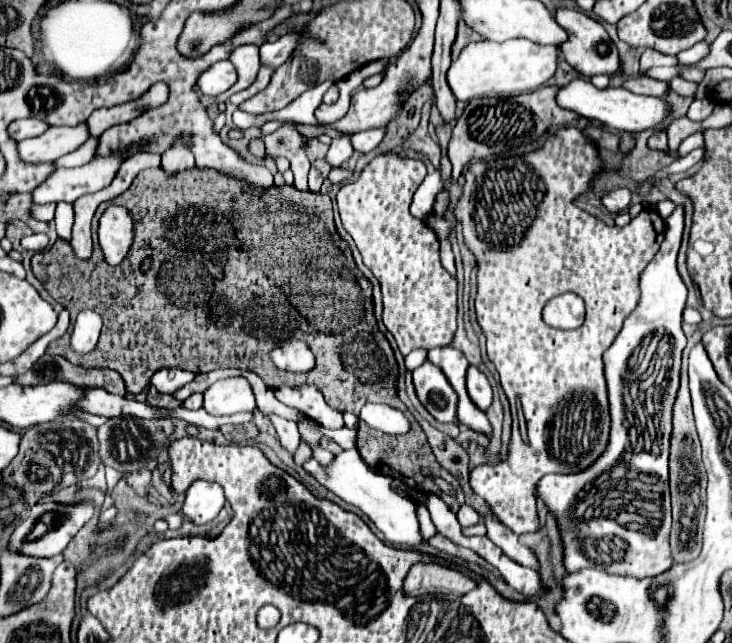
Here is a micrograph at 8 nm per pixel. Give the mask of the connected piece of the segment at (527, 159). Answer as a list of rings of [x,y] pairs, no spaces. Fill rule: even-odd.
[[[572,126],[558,128],[546,142],[532,152],[522,156],[494,158],[472,162],[466,172],[466,184],[462,196],[454,206],[454,216],[462,224],[464,244],[476,256],[478,262],[478,296],[476,314],[478,324],[486,336],[488,358],[500,374],[502,388],[506,392],[511,414],[512,431],[508,458],[500,464],[480,464],[470,472],[472,490],[488,502],[498,520],[508,526],[514,534],[526,534],[538,530],[536,516],[536,477],[546,474],[568,474],[582,472],[596,462],[596,456],[608,446],[610,412],[608,412],[608,390],[604,380],[602,354],[616,340],[624,320],[632,314],[640,302],[640,272],[656,256],[664,240],[664,220],[656,212],[642,212],[632,218],[624,228],[608,226],[600,218],[574,206],[576,196],[588,190],[588,184],[604,170],[598,144],[584,132]],[[574,292],[586,302],[586,322],[578,330],[556,330],[544,324],[542,308],[552,294]],[[592,394],[596,398],[600,418],[584,412],[584,428],[560,428],[552,416],[570,396]],[[520,396],[522,410],[527,423],[528,443],[520,435],[517,419],[517,399]]]

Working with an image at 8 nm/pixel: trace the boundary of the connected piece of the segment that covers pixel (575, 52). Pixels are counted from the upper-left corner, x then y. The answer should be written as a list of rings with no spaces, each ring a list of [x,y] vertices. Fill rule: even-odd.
[[[556,8],[554,12],[556,22],[568,32],[566,44],[560,44],[560,52],[564,54],[566,62],[580,74],[584,76],[596,76],[596,74],[606,74],[612,76],[620,68],[620,56],[616,50],[616,44],[610,40],[608,32],[604,26],[596,20],[592,20],[588,14],[580,10],[570,10],[570,8]]]

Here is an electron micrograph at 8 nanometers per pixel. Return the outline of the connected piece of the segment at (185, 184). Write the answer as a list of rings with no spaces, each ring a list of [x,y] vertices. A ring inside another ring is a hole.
[[[154,168],[140,172],[124,194],[100,204],[92,219],[91,230],[93,254],[90,260],[78,260],[70,244],[60,237],[50,250],[40,252],[32,258],[34,276],[44,284],[46,292],[70,312],[70,316],[76,316],[82,308],[90,308],[104,320],[96,350],[82,356],[66,356],[72,364],[86,370],[116,370],[124,378],[126,390],[134,396],[148,386],[152,374],[160,368],[180,368],[194,374],[218,368],[238,368],[256,372],[264,380],[264,384],[274,390],[284,384],[296,386],[302,382],[312,382],[322,390],[326,402],[338,412],[350,410],[358,416],[360,408],[366,402],[388,404],[400,410],[410,420],[410,430],[404,436],[390,436],[370,428],[366,422],[360,422],[356,446],[368,466],[380,474],[394,476],[408,488],[420,492],[442,494],[442,490],[430,478],[424,478],[420,474],[420,466],[428,466],[434,476],[440,476],[452,484],[452,476],[436,462],[422,428],[396,394],[398,368],[394,352],[374,320],[372,284],[356,268],[350,246],[336,232],[332,202],[328,194],[302,194],[288,184],[260,188],[256,184],[224,176],[222,172],[210,168],[188,168],[186,172],[176,174]],[[115,203],[126,206],[134,214],[138,226],[138,242],[134,242],[122,266],[110,268],[102,260],[98,226],[106,208]],[[146,256],[152,258],[152,264],[148,270],[142,270],[142,262]],[[280,340],[306,342],[316,358],[316,366],[312,368],[312,372],[294,374],[276,368],[272,364],[270,350],[276,348]]]

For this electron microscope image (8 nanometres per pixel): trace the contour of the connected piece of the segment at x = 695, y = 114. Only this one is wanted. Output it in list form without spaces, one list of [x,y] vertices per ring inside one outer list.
[[[696,98],[688,110],[688,118],[690,120],[704,120],[712,114],[714,102],[710,98]]]

